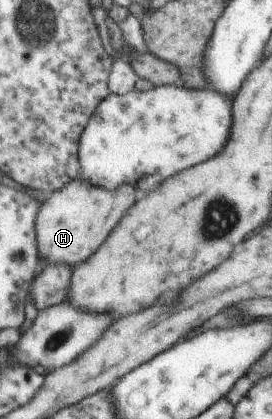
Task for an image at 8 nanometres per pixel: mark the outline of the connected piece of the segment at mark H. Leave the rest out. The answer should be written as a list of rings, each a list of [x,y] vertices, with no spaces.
[[[78,177],[66,187],[48,194],[41,205],[37,217],[37,241],[39,255],[48,259],[49,263],[68,263],[78,265],[80,259],[90,259],[112,235],[130,207],[136,203],[134,187],[126,185],[120,191],[110,191],[104,187],[96,187]]]

